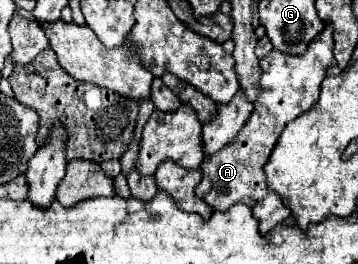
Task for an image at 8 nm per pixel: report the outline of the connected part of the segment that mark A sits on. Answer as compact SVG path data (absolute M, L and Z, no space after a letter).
M324 28L322 36L310 44L310 48L302 56L286 56L284 52L270 52L260 60L262 78L260 78L260 94L254 102L254 112L238 132L236 140L232 140L222 152L214 156L206 156L202 162L202 182L196 186L196 196L210 204L214 210L228 210L232 204L248 204L252 208L254 218L260 222L260 232L270 232L276 224L284 222L290 216L290 208L284 206L280 196L268 188L264 164L268 156L286 128L290 120L304 114L320 96L320 84L326 78L326 70L334 64L332 56L334 40L330 28Z

